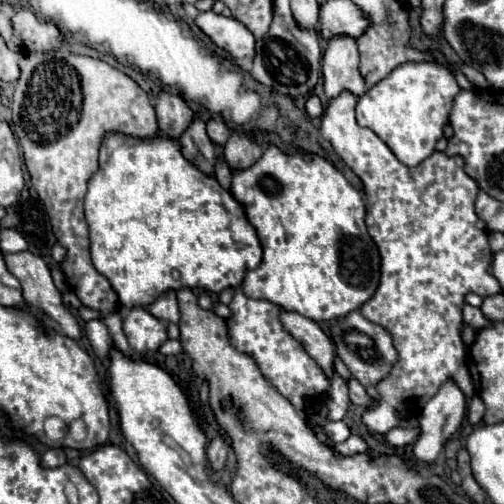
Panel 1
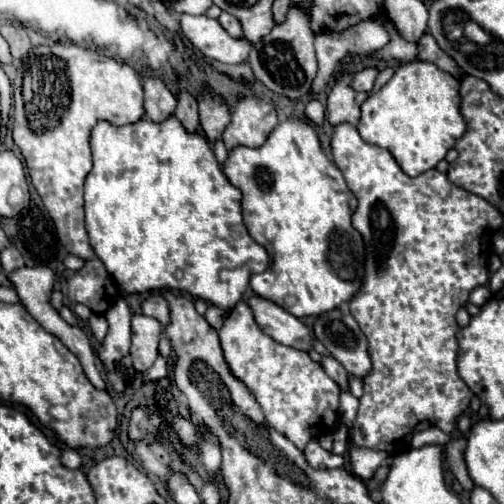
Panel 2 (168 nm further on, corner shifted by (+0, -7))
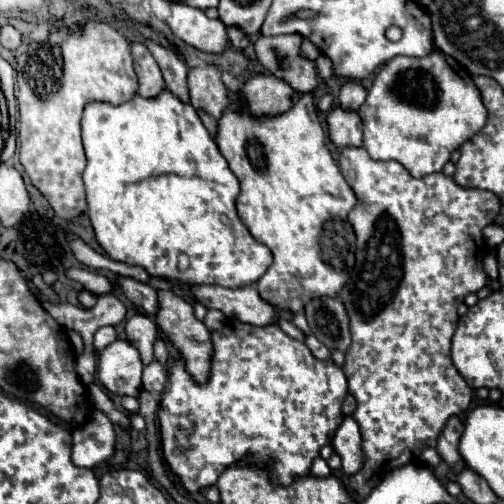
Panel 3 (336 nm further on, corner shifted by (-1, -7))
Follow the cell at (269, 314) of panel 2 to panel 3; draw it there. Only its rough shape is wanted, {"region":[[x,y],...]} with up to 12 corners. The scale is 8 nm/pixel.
{"region":[[191,286],[197,302],[253,326],[277,320],[253,286]]}

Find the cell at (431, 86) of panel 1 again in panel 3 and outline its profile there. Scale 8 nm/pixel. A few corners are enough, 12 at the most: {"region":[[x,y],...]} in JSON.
{"region":[[395,56],[359,116],[373,160],[441,172],[483,128],[471,74]]}

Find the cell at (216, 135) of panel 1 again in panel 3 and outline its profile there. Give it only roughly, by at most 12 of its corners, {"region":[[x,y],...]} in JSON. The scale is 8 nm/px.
{"region":[[217,64],[189,68],[191,106],[215,120],[229,106]]}

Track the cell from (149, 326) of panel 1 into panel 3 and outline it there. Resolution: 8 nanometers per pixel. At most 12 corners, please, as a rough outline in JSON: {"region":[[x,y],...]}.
{"region":[[145,314],[125,322],[127,340],[143,364],[153,360],[155,322]]}

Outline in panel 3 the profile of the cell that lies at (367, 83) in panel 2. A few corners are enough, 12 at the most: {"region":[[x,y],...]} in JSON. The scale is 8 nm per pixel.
{"region":[[345,82],[339,94],[343,110],[357,110],[367,96],[359,82]]}

